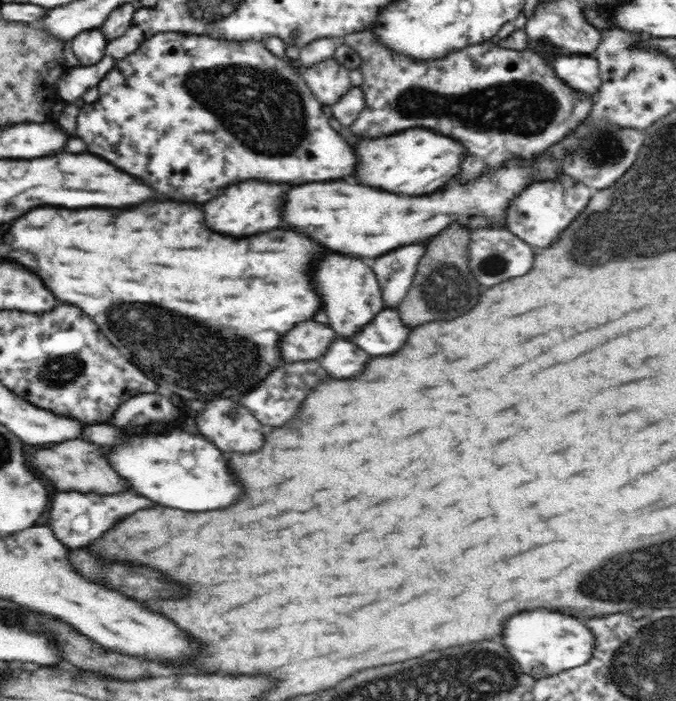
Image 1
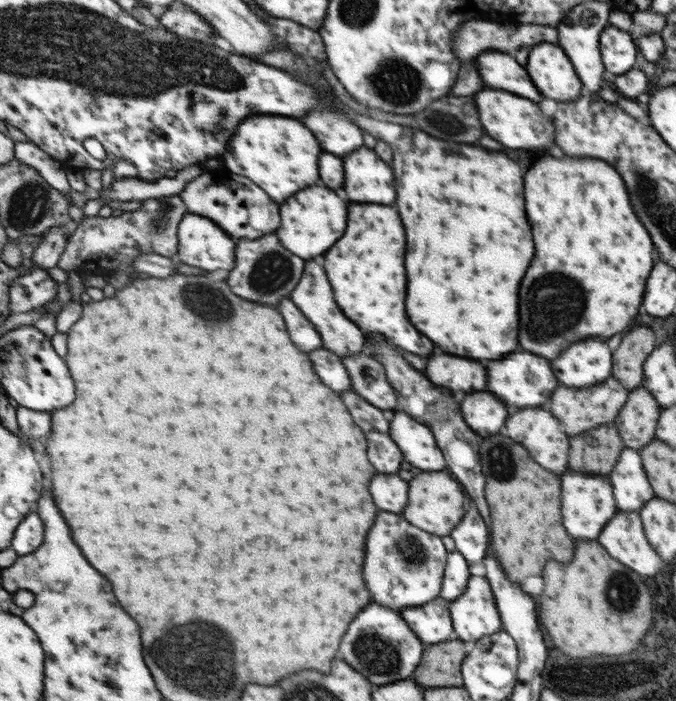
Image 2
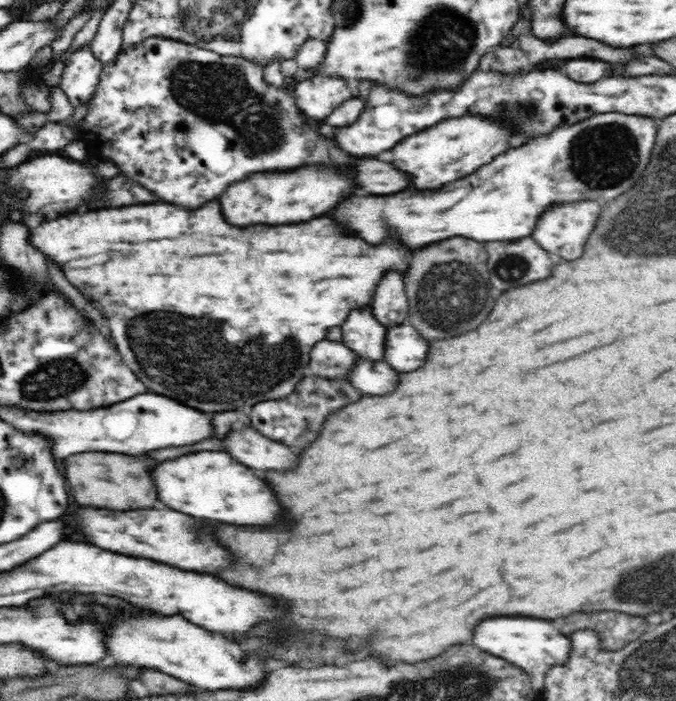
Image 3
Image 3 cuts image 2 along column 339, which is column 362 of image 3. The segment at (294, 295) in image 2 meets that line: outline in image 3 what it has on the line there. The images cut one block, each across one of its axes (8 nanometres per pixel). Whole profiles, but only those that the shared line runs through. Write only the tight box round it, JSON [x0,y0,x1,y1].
[342,310,386,362]

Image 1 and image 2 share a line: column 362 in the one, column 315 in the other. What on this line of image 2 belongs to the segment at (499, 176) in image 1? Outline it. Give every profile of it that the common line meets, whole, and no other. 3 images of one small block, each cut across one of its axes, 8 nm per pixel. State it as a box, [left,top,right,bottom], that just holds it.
[279,186,347,260]

